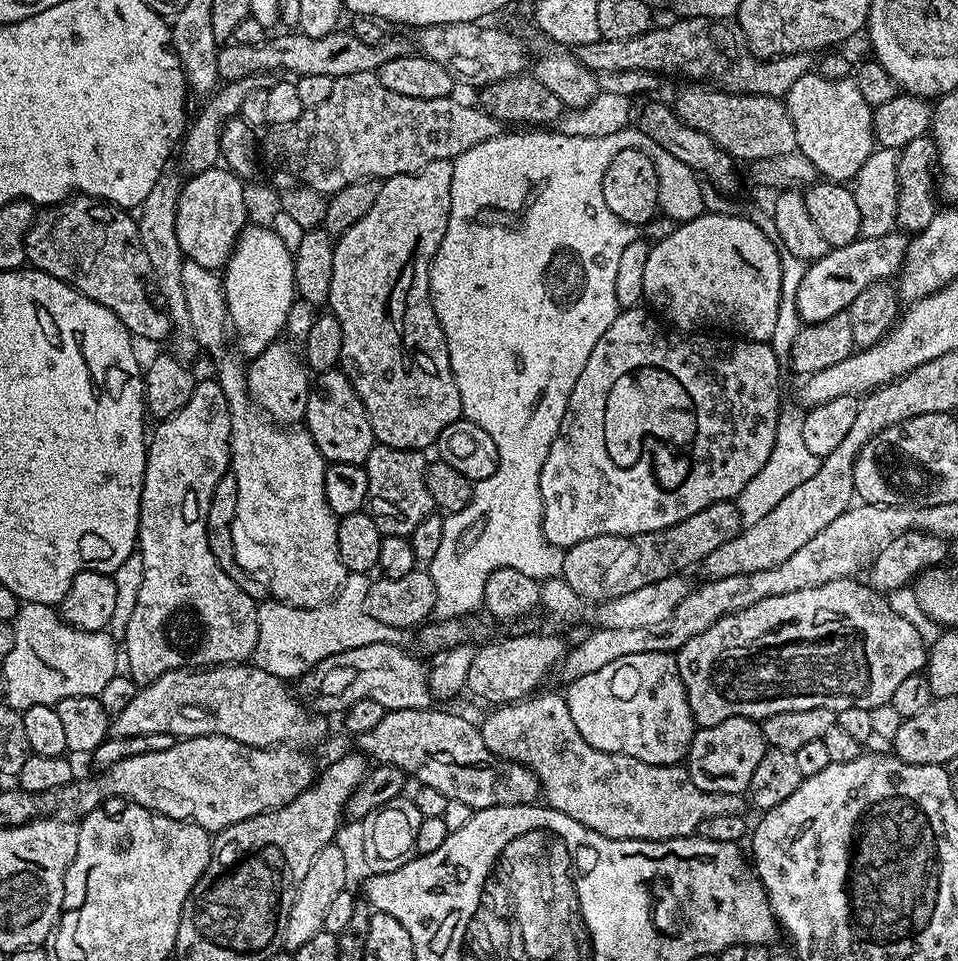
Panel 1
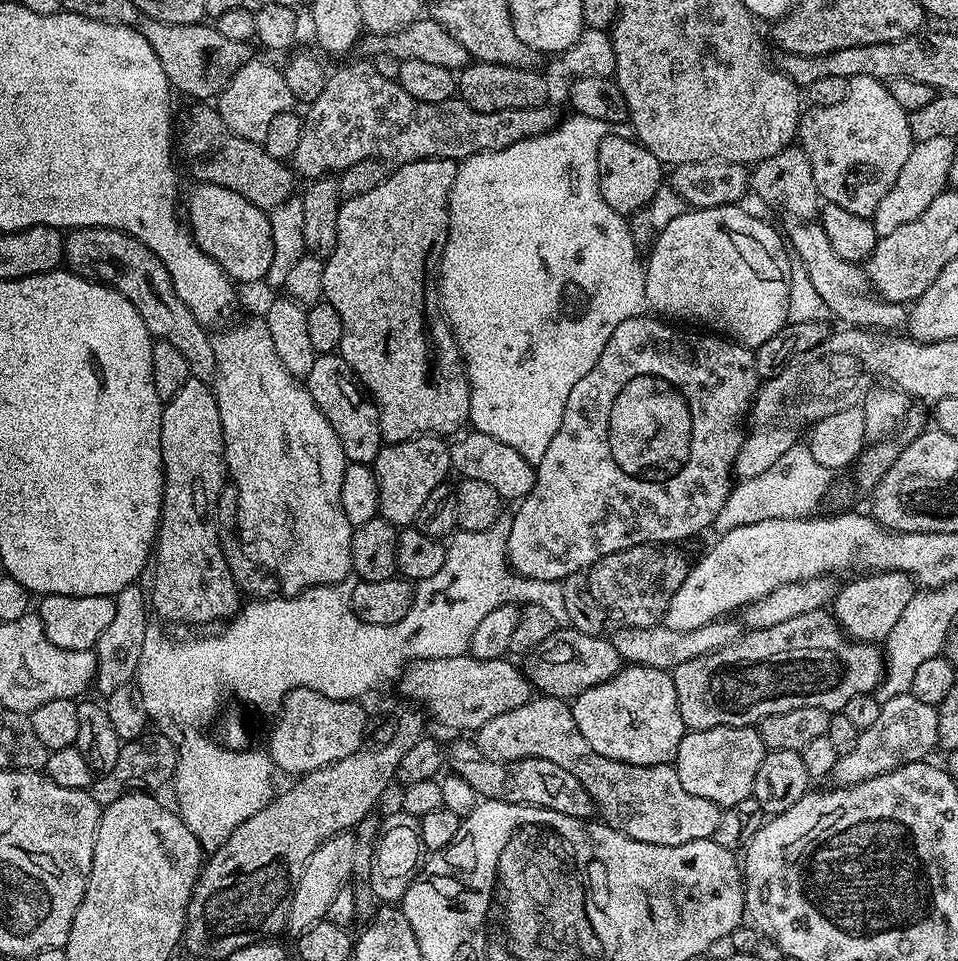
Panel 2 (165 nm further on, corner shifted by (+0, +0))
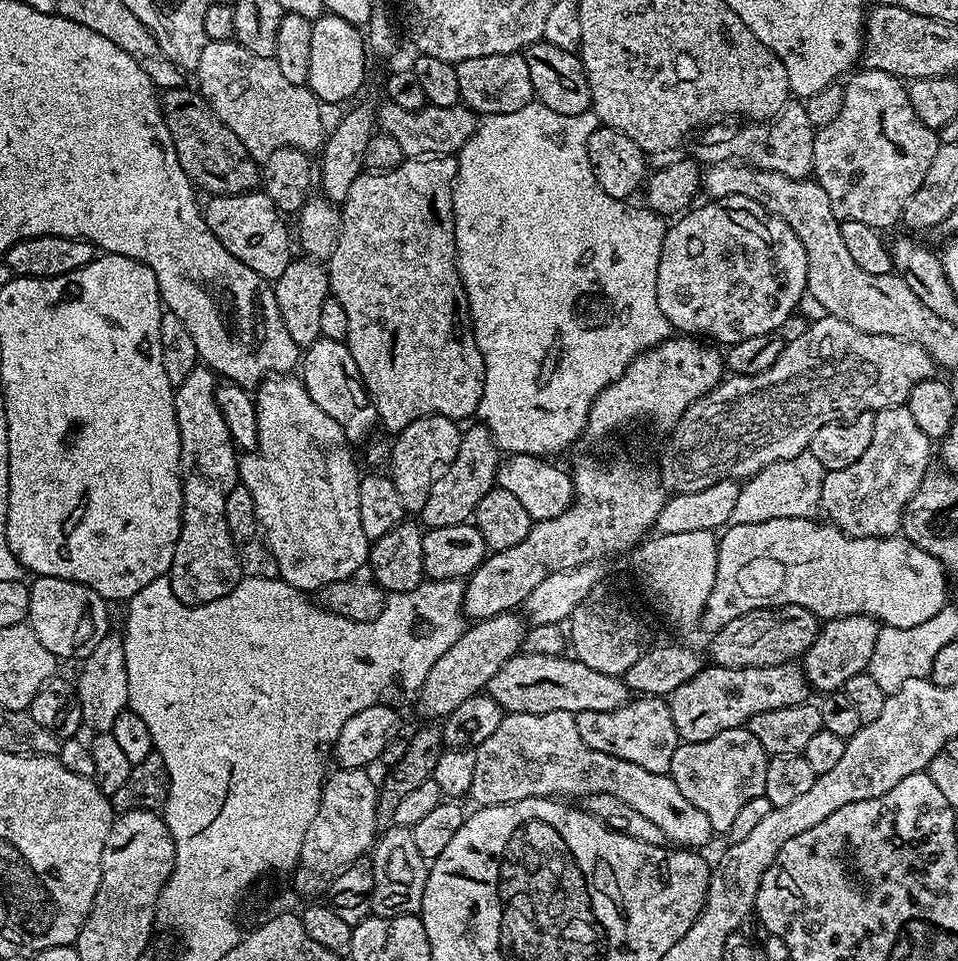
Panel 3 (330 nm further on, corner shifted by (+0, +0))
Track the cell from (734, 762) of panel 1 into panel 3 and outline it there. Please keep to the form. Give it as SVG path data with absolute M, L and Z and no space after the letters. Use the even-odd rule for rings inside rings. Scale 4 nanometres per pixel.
M741 726L722 730L722 734L706 738L706 742L680 743L670 762L670 775L685 798L706 814L713 833L726 834L742 805L750 798L764 795L769 759L768 752L762 750L762 742L750 734L747 726Z

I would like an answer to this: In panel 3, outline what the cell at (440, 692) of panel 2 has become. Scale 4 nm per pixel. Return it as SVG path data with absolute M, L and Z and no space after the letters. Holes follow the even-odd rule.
M521 651L506 662L488 682L487 695L498 702L505 713L550 714L551 712L585 712L618 710L630 699L630 690L618 676L598 674L582 661L563 656L530 654Z

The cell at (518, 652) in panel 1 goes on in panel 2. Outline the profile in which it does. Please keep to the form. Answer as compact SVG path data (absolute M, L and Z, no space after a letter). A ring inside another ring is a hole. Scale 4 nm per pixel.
M571 626L557 627L542 646L527 653L526 660L526 675L537 693L569 702L578 694L614 678L622 667L620 655L611 639L591 636Z

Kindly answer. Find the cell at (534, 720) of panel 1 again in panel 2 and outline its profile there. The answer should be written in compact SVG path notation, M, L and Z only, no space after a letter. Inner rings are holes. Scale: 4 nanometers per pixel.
M537 695L526 706L518 706L518 710L506 710L506 714L490 718L486 726L476 729L474 743L491 760L507 762L537 756L570 770L586 786L598 816L600 812L599 819L638 842L682 846L686 842L711 840L714 830L718 830L720 805L688 793L672 764L634 766L591 751L574 722L569 701Z

